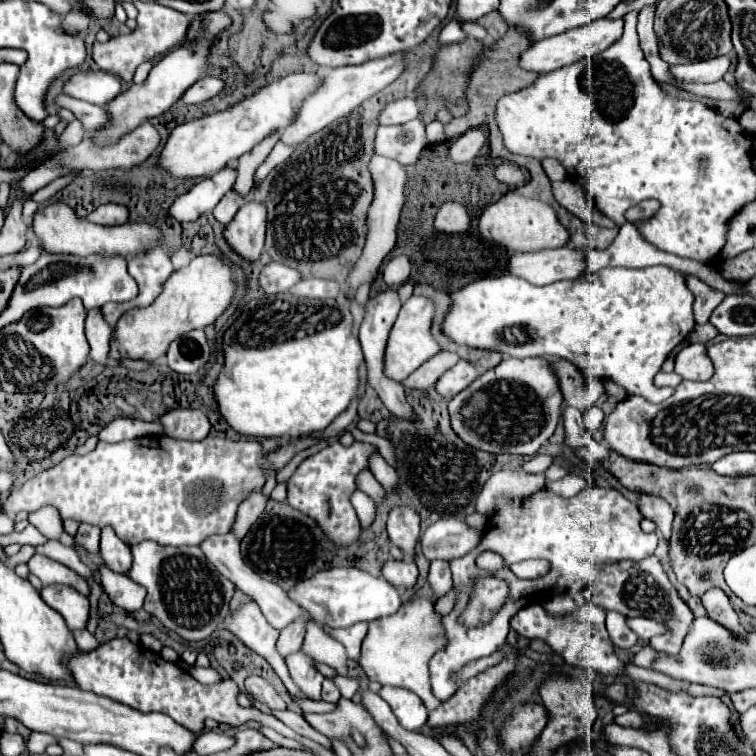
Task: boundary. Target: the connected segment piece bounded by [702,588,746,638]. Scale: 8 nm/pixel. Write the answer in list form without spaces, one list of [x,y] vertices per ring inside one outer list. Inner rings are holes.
[[[718,588],[708,590],[708,592],[702,596],[702,604],[704,604],[704,608],[708,610],[708,616],[710,616],[714,622],[726,626],[726,628],[734,634],[734,638],[744,638],[744,636],[746,636],[746,632],[744,632],[744,628],[742,628],[742,624],[740,624],[740,620],[738,620],[738,614],[734,612],[734,608],[732,608],[728,596],[726,596],[722,590],[718,590]]]

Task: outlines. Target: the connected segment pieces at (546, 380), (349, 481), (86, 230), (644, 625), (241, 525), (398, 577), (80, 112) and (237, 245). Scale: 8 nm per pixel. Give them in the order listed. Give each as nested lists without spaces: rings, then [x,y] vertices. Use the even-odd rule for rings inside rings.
[[[506,358],[496,368],[478,376],[466,390],[456,394],[448,402],[450,426],[452,430],[476,450],[484,450],[490,454],[520,454],[532,456],[540,450],[542,444],[554,434],[554,428],[560,418],[562,394],[558,388],[558,378],[554,376],[552,368],[542,358]]]
[[[332,442],[328,448],[306,458],[296,468],[286,488],[288,504],[294,506],[294,510],[300,510],[302,514],[314,518],[318,526],[322,526],[326,538],[330,538],[336,546],[342,548],[352,546],[360,538],[360,524],[350,504],[350,496],[356,490],[356,476],[368,468],[368,460],[376,452],[378,452],[376,446],[364,442],[354,442],[348,448],[342,446],[340,442]]]
[[[56,200],[44,208],[40,208],[34,214],[32,230],[36,238],[40,240],[42,252],[46,254],[74,254],[74,256],[86,256],[86,254],[120,254],[120,256],[134,256],[138,252],[144,252],[146,248],[158,244],[160,230],[150,224],[122,224],[122,226],[100,226],[86,222],[86,218],[80,218],[74,208],[68,204]]]
[[[628,618],[628,626],[638,634],[640,640],[650,640],[658,634],[666,634],[668,632],[668,626],[664,622],[658,622],[654,618]]]
[[[262,492],[250,494],[250,498],[246,498],[246,500],[240,504],[235,522],[230,530],[231,533],[235,534],[239,541],[248,534],[250,526],[252,526],[252,524],[258,520],[258,516],[262,514],[264,506],[266,506],[266,498],[262,496]]]
[[[388,560],[382,568],[382,576],[392,582],[392,586],[398,586],[400,590],[414,588],[418,580],[418,568],[414,562],[408,560]]]
[[[60,94],[56,98],[56,104],[58,104],[58,108],[70,110],[76,116],[76,120],[82,122],[82,126],[84,126],[86,132],[102,128],[102,126],[108,124],[108,114],[106,114],[106,110],[102,106],[94,106],[94,104],[82,102],[82,100],[70,98],[66,94]]]
[[[246,202],[240,206],[234,220],[224,228],[228,246],[248,262],[258,260],[264,248],[266,206],[262,202]]]

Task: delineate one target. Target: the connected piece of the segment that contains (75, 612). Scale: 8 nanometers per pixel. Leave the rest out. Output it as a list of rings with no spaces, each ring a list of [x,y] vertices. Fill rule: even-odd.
[[[46,586],[42,588],[42,600],[60,612],[70,630],[86,628],[90,616],[90,602],[70,586]]]

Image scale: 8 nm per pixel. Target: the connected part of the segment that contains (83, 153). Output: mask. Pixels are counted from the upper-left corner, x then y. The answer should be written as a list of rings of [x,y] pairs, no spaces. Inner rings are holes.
[[[144,122],[142,126],[138,126],[136,130],[132,130],[130,134],[122,136],[120,142],[116,146],[106,146],[106,148],[96,148],[96,146],[90,146],[90,140],[82,140],[78,146],[74,148],[68,148],[64,152],[60,152],[58,156],[54,156],[52,160],[40,164],[38,168],[34,168],[24,180],[18,182],[18,192],[20,194],[34,194],[38,192],[40,188],[44,188],[46,184],[50,184],[54,178],[58,176],[64,176],[64,174],[70,174],[74,170],[82,170],[82,168],[88,168],[88,170],[104,170],[104,168],[132,168],[136,164],[142,164],[146,162],[154,150],[160,146],[160,136],[158,136],[158,130],[150,124],[150,122]]]

